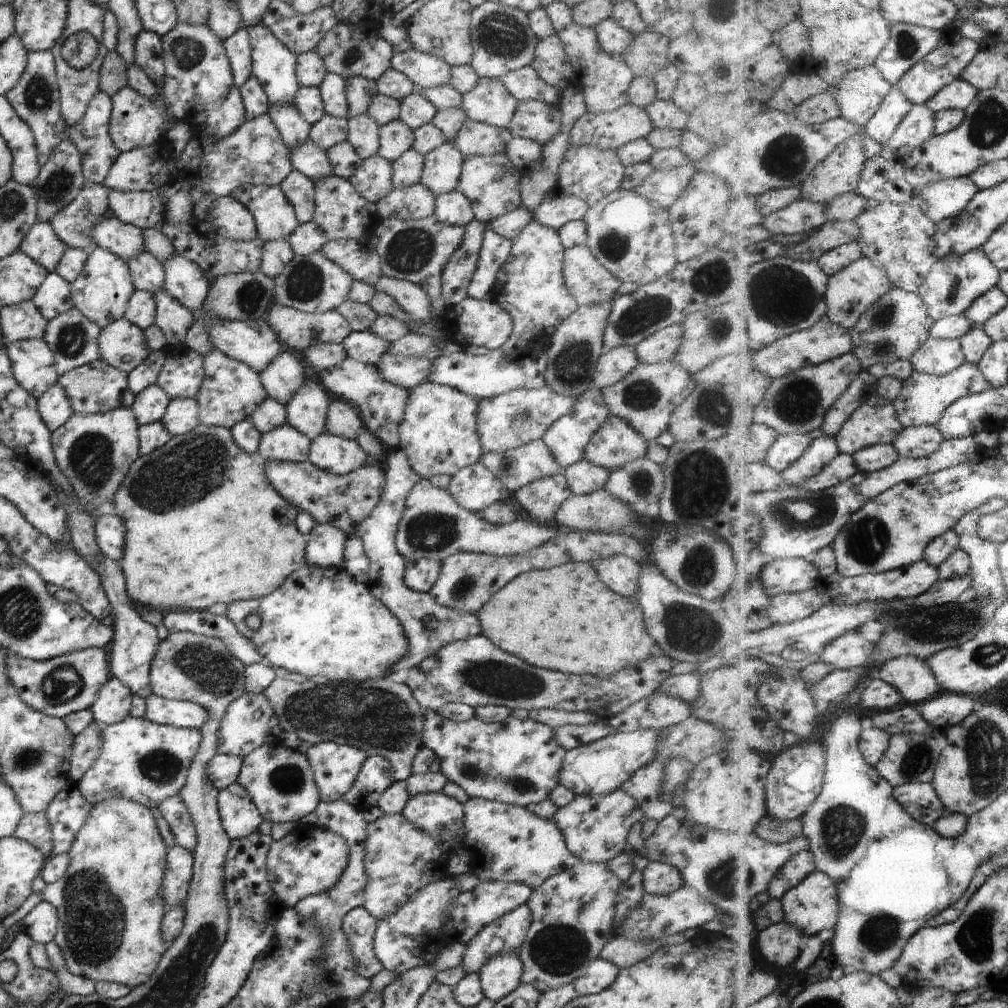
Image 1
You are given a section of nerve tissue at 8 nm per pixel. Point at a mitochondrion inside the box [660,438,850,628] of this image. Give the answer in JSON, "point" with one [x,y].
{"point":[701,489]}

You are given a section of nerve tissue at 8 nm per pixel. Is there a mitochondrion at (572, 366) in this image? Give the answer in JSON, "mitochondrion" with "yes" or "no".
{"mitochondrion":"yes"}

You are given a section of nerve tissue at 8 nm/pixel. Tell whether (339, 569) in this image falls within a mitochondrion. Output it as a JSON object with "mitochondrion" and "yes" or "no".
{"mitochondrion":"no"}

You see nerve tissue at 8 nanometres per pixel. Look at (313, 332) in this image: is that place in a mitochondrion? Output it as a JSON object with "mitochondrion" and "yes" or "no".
{"mitochondrion":"yes"}

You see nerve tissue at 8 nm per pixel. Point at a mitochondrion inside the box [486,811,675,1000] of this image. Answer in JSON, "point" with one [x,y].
{"point":[557,949]}

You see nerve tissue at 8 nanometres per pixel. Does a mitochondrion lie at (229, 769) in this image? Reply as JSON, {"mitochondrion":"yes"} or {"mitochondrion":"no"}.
{"mitochondrion":"no"}

